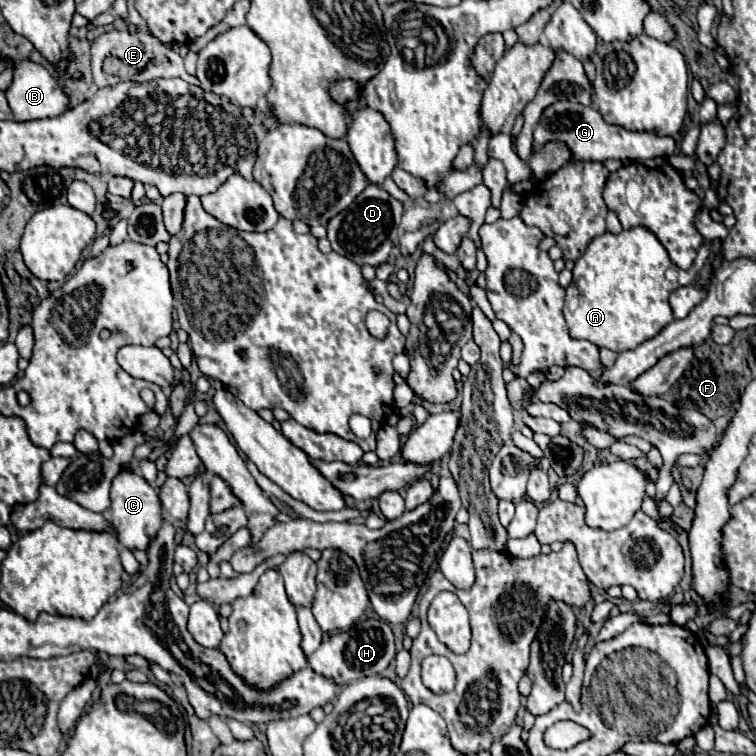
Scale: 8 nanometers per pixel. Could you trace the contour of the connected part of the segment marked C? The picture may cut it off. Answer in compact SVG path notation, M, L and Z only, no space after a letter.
M121 469L119 475L113 481L111 487L111 519L109 523L115 527L115 537L117 543L129 551L141 549L147 551L149 543L157 537L163 517L161 517L161 505L159 505L159 495L157 491L137 473Z

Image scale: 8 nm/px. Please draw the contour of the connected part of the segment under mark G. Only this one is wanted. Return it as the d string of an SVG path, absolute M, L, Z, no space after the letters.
M557 101L549 105L535 131L533 131L533 151L543 149L549 141L561 141L571 151L571 161L607 161L607 159L651 159L651 157L669 157L675 153L675 141L671 137L659 137L647 131L627 131L617 125L609 125L603 121L601 113L591 105Z

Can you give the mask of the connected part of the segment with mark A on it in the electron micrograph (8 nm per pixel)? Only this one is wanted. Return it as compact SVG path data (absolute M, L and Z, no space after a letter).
M643 227L627 229L619 235L603 233L595 237L587 253L575 261L573 283L567 287L563 315L569 335L617 353L635 349L673 321L669 307L671 291L693 283L709 254L710 243L705 239L691 269L685 271L671 263L659 239Z

